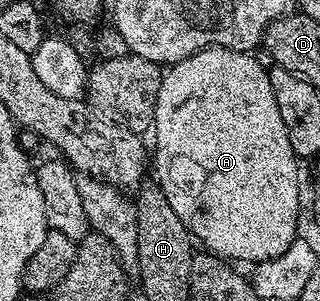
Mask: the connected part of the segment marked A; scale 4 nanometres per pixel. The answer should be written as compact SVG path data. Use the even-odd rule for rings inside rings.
M211 46L186 56L186 60L171 63L163 71L164 79L158 88L156 111L152 117L151 137L156 137L156 178L160 191L170 200L178 220L186 224L189 234L205 251L211 252L233 263L265 262L274 256L282 256L290 244L297 241L296 225L300 222L300 170L294 148L290 148L290 136L286 136L286 124L282 124L282 115L278 112L278 100L274 100L274 88L270 88L270 76L266 66L251 53L243 50L231 50L221 46Z

